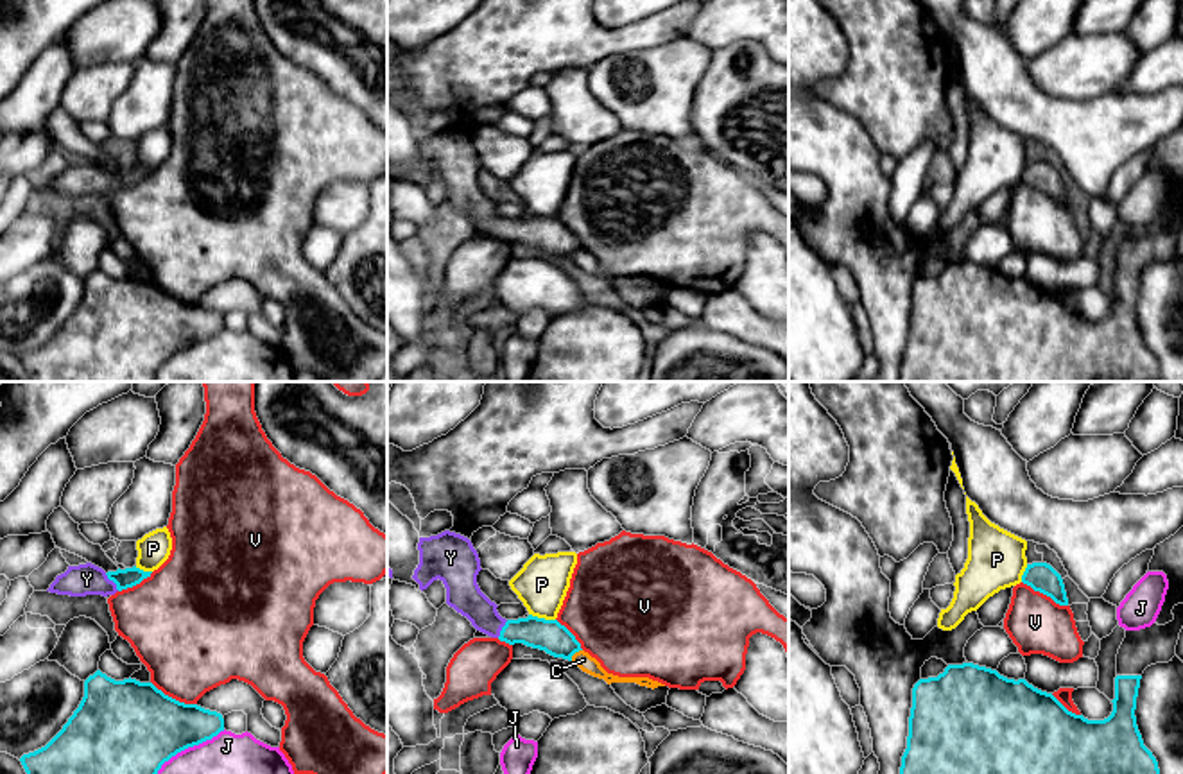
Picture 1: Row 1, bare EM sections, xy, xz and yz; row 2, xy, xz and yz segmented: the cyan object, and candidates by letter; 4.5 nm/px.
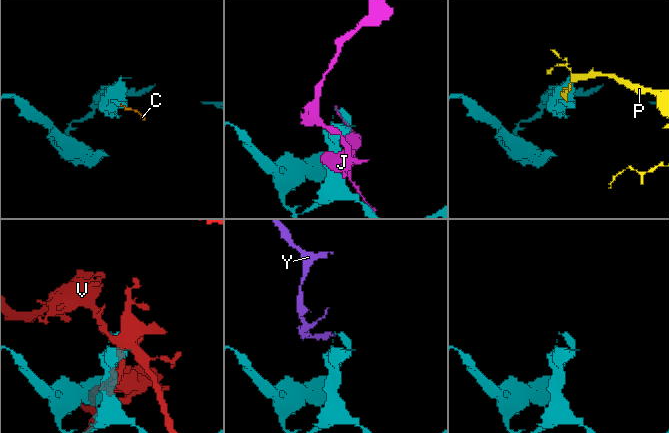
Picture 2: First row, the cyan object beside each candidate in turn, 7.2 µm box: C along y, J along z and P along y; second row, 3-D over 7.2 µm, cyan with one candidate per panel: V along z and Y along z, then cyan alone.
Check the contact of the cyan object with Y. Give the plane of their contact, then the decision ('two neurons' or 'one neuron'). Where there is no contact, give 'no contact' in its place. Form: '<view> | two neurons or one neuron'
xy | one neuron

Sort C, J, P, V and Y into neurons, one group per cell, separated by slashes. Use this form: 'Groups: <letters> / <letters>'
Groups: C P / J / V / Y

